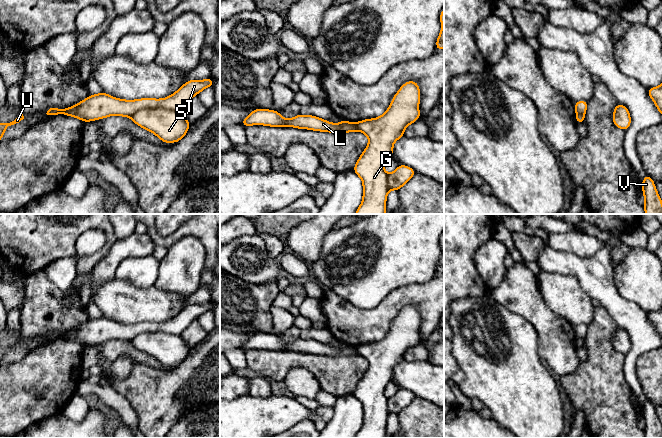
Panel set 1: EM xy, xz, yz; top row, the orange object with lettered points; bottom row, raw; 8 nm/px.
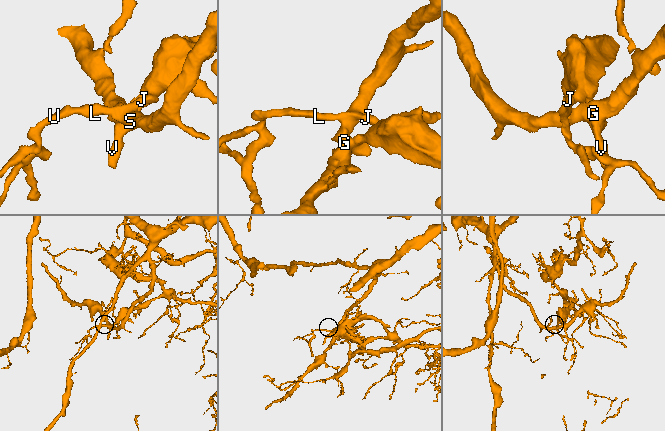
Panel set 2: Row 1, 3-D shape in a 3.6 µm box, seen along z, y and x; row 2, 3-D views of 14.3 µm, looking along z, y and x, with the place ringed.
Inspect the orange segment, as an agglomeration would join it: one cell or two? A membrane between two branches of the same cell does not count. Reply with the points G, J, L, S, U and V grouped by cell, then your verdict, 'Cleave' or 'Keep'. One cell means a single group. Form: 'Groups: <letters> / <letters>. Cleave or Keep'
Groups: G S / J L U V. Cleave

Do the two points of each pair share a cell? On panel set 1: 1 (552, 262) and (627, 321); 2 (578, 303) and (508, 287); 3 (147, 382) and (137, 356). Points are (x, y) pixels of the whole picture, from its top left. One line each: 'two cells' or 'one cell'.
1: one cell
2: two cells
3: two cells

